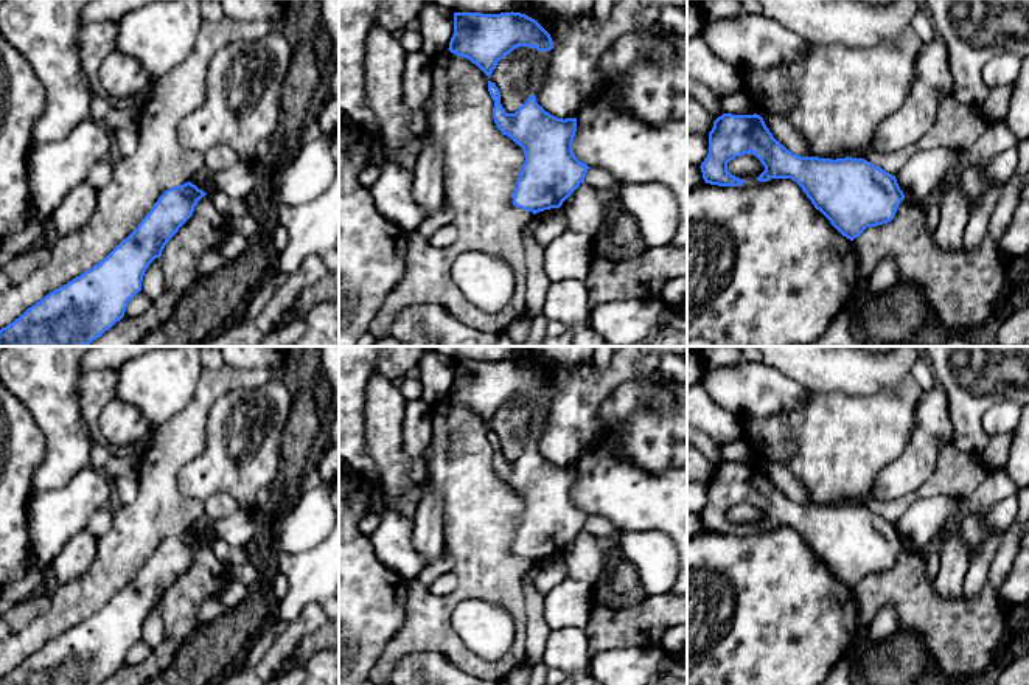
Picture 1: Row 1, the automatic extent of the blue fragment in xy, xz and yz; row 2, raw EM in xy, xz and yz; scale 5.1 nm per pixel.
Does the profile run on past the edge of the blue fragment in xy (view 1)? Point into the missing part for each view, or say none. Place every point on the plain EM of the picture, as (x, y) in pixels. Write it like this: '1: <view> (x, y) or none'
1: none

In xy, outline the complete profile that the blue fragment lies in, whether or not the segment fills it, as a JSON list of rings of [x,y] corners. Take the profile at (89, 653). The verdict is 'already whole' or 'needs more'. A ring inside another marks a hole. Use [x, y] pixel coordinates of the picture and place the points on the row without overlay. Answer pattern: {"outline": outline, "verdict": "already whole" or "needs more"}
{"outline": [[[191,530],[166,537],[138,575],[103,609],[28,655],[0,677],[0,685],[101,685],[124,665],[127,651],[141,638],[146,617],[162,604],[168,589],[193,564],[205,542]]], "verdict": "already whole"}

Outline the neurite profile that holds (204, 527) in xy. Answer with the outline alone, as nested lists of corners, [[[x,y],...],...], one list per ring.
[[[205,513],[193,523],[193,527],[190,528],[193,533],[196,533],[199,537],[202,537],[204,541],[210,542],[211,539],[215,539],[215,525],[216,520],[213,520],[211,517],[208,517]]]

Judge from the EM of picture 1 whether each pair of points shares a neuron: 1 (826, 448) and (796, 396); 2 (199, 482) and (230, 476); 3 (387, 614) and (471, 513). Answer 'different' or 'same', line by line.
1: different
2: same
3: different

